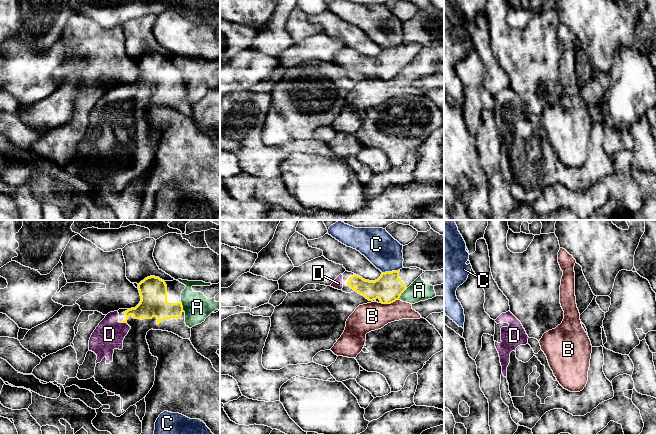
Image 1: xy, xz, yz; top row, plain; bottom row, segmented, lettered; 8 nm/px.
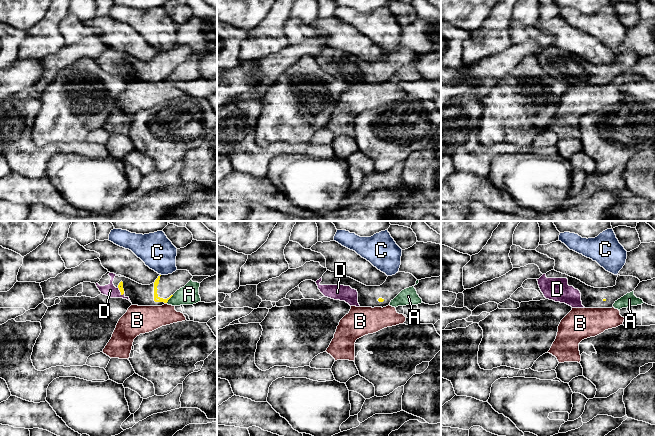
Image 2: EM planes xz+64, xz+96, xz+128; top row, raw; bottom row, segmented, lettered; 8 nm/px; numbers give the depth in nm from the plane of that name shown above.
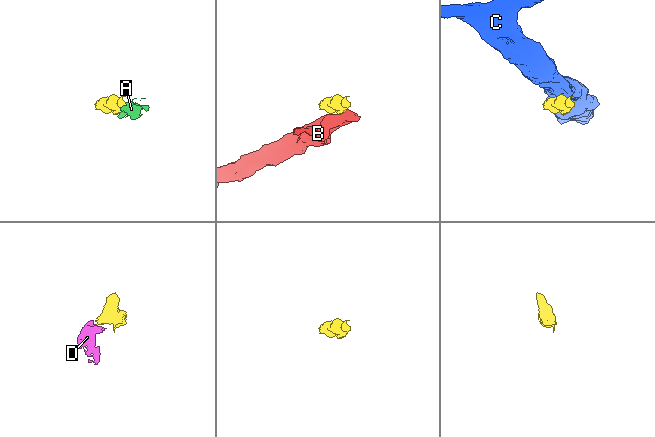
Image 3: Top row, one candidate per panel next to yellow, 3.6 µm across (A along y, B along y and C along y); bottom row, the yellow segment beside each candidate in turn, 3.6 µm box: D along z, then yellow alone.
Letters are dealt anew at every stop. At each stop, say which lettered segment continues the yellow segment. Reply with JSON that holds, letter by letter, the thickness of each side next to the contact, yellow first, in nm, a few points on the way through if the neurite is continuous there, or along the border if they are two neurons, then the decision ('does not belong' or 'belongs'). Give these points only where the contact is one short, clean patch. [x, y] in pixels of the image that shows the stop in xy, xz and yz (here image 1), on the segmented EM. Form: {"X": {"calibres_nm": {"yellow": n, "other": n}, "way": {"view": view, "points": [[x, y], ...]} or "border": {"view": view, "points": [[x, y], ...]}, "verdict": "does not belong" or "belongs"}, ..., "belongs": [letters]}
{"A": {"calibres_nm": {"yellow": 220, "other": 170}, "border": {"view": "xz", "points": [[407, 288], [398, 299]]}, "verdict": "does not belong"}, "B": {"calibres_nm": {"yellow": 220, "other": 220}, "border": {"view": "xz", "points": [[398, 299], [390, 303], [380, 303]]}, "verdict": "does not belong"}, "C": {"calibres_nm": {"yellow": 220, "other": 280}, "border": {"view": "xz", "points": [[399, 269], [382, 273]]}, "verdict": "does not belong"}, "D": {"calibres_nm": {"yellow": 170, "other": 240}, "verdict": "belongs"}, "belongs": ["D"]}

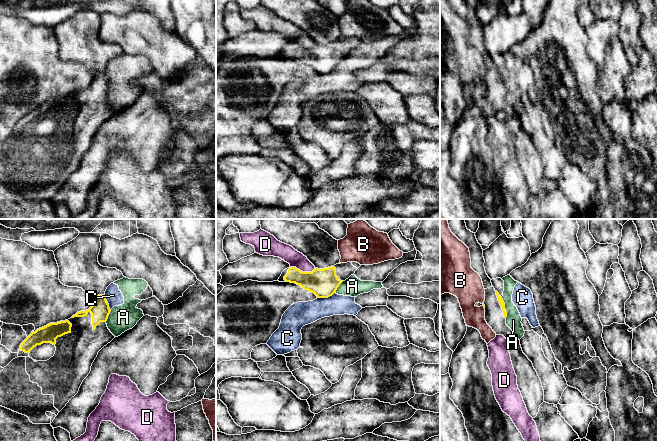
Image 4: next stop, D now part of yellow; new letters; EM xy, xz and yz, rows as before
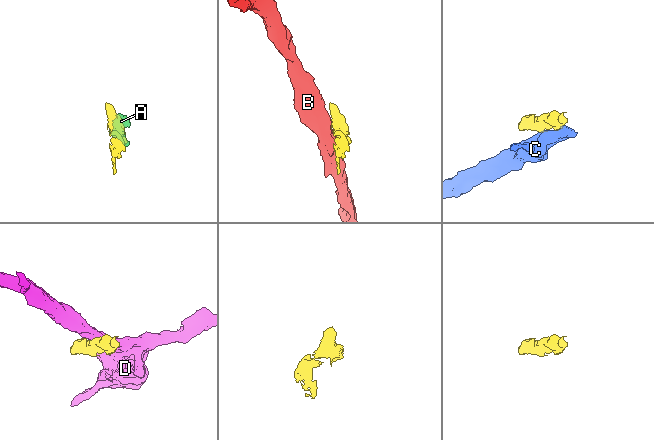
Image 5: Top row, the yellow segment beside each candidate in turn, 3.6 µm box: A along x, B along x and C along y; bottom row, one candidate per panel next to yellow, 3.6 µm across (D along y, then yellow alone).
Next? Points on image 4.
{"A": {"calibres_nm": {"yellow": 40, "other": 130}, "border": {"view": "yz", "points": [[501, 297], [506, 317]]}, "verdict": "does not belong"}, "B": {"calibres_nm": {"yellow": 20, "other": 260}, "border": {"view": "yz", "points": [[484, 299], [482, 303]]}, "verdict": "does not belong"}, "C": {"calibres_nm": {"yellow": 220, "other": 190}, "border": {"view": "xz", "points": [[334, 292], [327, 297], [317, 298]]}, "verdict": "does not belong"}, "D": {"calibres_nm": {"yellow": 220, "other": 130}, "border": {"view": "xz", "points": [[290, 266], [295, 266], [302, 271], [312, 271], [315, 268]]}, "verdict": "does not belong"}, "belongs": []}

